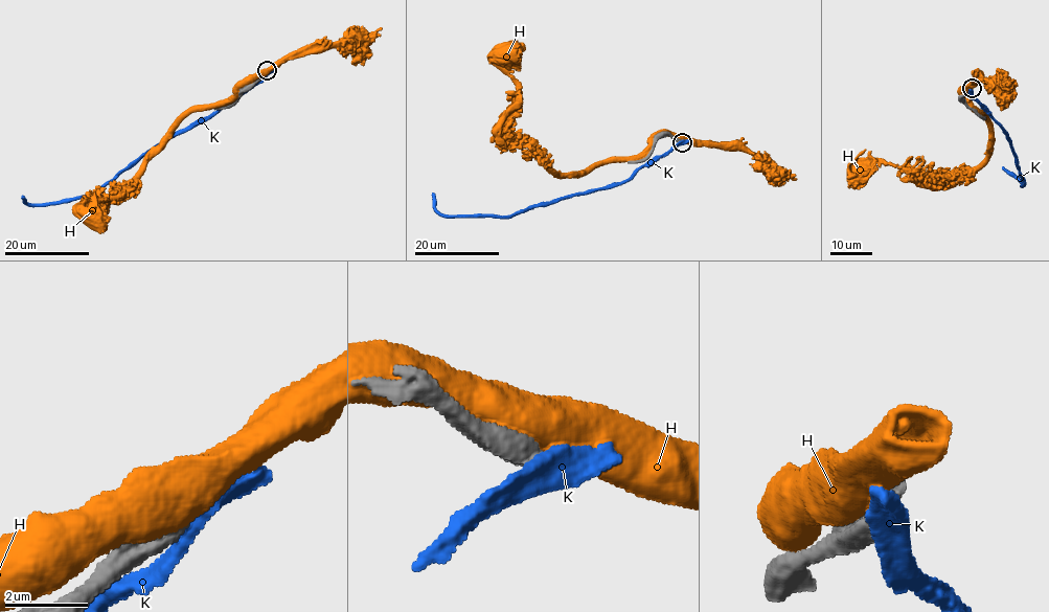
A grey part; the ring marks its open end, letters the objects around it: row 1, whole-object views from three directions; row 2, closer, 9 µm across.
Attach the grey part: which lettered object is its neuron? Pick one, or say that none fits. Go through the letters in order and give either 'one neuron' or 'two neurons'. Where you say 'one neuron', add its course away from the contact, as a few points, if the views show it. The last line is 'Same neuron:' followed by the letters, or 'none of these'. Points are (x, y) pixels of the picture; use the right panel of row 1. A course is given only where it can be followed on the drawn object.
H: two neurons
K: two neurons
Same neuron: none of these

